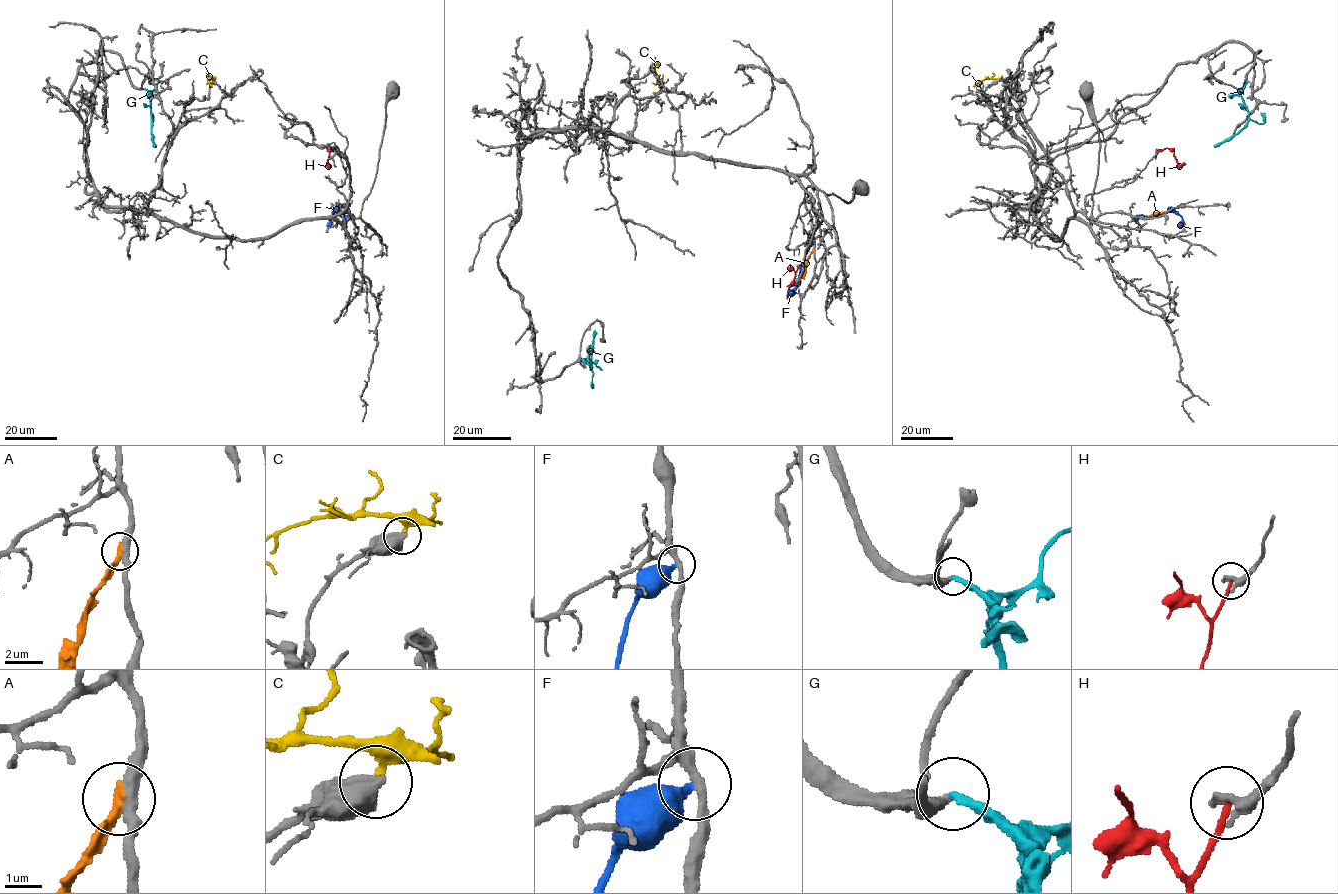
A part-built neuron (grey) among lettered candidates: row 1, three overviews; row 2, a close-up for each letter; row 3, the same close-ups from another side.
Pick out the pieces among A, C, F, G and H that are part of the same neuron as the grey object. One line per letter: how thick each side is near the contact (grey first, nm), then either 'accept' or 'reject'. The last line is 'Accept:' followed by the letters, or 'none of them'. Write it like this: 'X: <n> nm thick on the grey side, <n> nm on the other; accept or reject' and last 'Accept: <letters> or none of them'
A: 360 nm thick on the grey side, 320 nm on the other; reject
C: 700 nm thick on the grey side, 260 nm on the other; reject
F: 240 nm thick on the grey side, 440 nm on the other; reject
G: 320 nm thick on the grey side, 280 nm on the other; accept
H: 240 nm thick on the grey side, 160 nm on the other; reject
Accept: G

